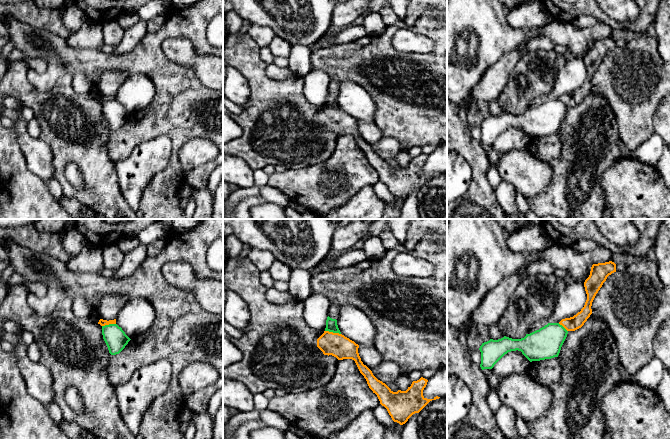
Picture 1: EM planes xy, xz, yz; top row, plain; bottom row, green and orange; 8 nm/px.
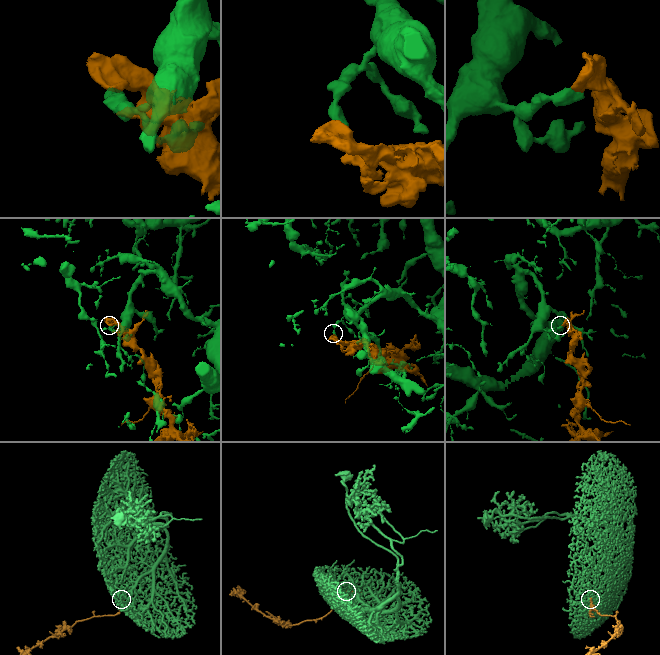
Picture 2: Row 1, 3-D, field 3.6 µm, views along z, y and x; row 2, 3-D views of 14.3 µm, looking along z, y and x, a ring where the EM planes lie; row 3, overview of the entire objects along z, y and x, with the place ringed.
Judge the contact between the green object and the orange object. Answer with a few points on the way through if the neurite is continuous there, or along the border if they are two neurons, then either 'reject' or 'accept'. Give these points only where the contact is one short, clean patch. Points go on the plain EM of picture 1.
border along xz (325, 106), (340, 110); reject

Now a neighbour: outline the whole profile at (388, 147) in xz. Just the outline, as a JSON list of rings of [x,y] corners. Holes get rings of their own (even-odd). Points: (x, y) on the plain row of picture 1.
[[[385,136],[371,147],[378,156],[384,158],[396,158],[396,156],[403,150],[397,139]]]

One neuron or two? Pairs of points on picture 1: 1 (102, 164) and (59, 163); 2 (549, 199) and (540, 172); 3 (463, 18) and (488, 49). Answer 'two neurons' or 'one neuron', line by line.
1: one neuron
2: two neurons
3: one neuron

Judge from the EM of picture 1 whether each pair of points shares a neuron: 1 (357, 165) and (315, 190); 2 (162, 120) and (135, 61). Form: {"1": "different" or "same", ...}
{"1": "same", "2": "same"}

